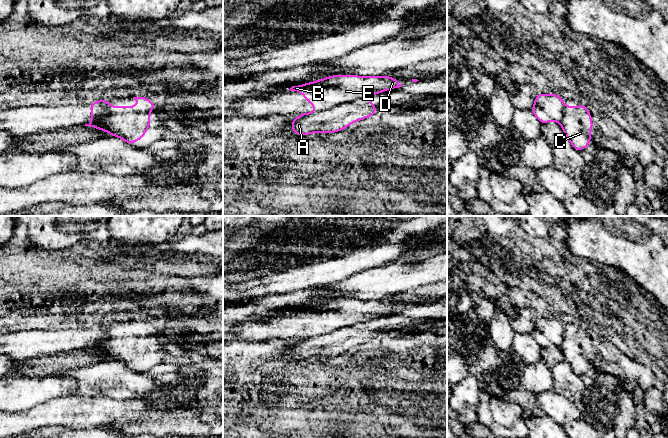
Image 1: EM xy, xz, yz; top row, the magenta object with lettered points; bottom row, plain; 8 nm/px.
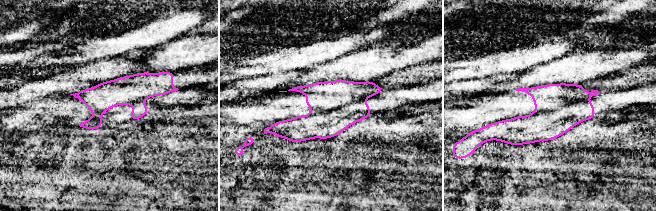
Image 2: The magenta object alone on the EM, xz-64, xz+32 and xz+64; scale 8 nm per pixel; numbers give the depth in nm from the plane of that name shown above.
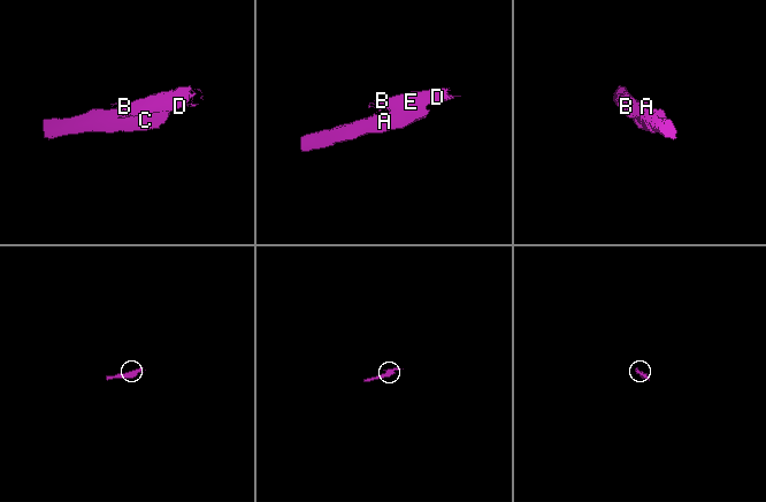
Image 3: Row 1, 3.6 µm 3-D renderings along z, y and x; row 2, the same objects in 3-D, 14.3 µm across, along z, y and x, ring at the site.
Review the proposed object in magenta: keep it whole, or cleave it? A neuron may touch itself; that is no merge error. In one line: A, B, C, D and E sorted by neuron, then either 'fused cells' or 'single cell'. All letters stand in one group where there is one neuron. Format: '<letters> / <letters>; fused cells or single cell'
A C / B D E; fused cells

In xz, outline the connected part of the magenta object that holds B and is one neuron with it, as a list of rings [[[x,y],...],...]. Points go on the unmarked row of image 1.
[[[331,299],[314,306],[292,310],[289,314],[300,316],[307,326],[315,331],[314,336],[319,336],[401,310],[403,309],[398,303],[388,299]]]

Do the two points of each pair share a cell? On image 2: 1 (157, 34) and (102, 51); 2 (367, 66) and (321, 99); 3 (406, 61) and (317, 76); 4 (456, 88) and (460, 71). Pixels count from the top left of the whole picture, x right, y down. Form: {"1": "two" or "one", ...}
{"1": "one", "2": "two", "3": "one", "4": "two"}

